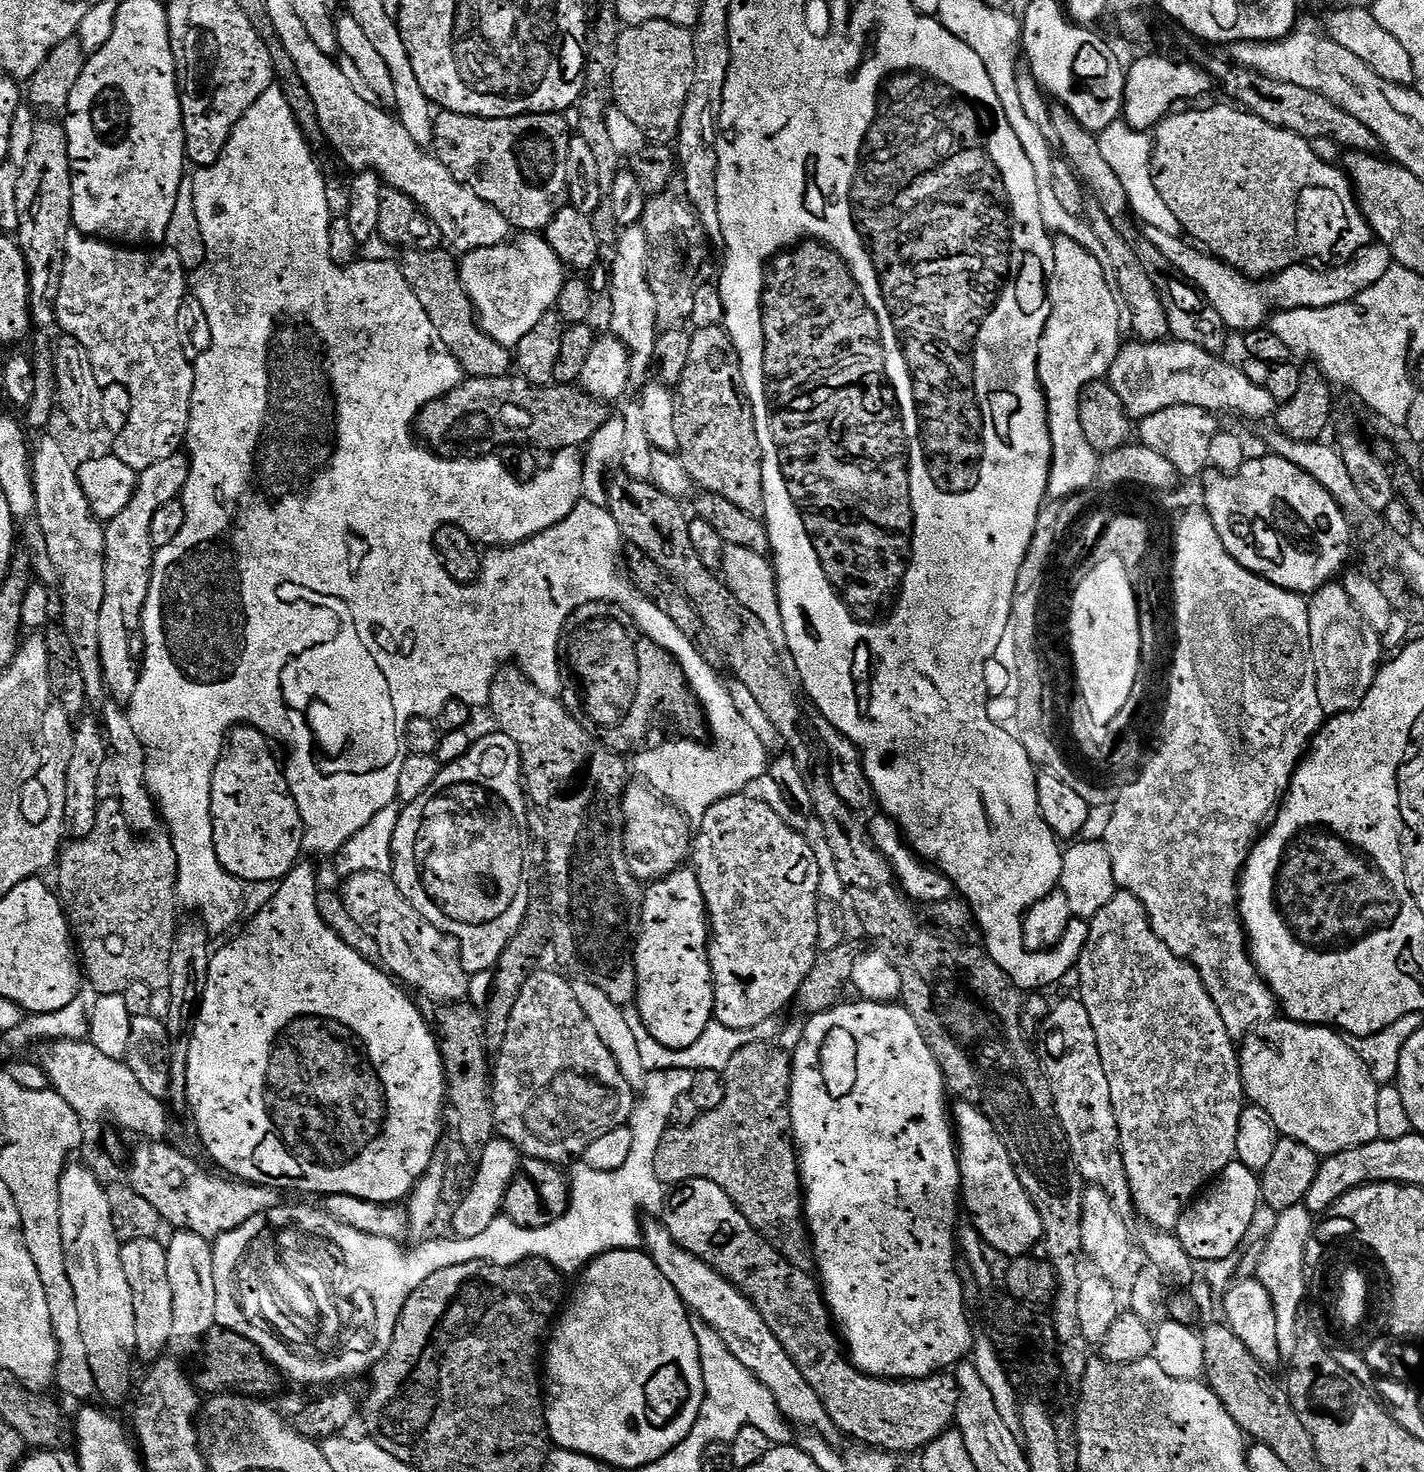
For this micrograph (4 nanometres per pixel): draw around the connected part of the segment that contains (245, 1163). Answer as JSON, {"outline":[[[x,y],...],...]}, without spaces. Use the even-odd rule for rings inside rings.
{"outline":[[[297,863],[290,875],[279,881],[277,888],[280,889],[273,894],[272,901],[249,922],[248,929],[241,936],[233,935],[233,940],[225,948],[217,947],[213,951],[188,1051],[186,1082],[190,1112],[196,1115],[200,1140],[217,1164],[215,1167],[229,1177],[246,1180],[250,1184],[261,1184],[263,1188],[313,1192],[319,1198],[353,1196],[375,1204],[395,1205],[407,1197],[432,1161],[437,1159],[440,1119],[444,1112],[446,1116],[444,1063],[436,1045],[436,1037],[432,1035],[431,1027],[418,1004],[403,992],[405,989],[387,971],[366,962],[362,954],[350,950],[350,946],[346,946],[346,942],[342,942],[342,938],[338,938],[338,934],[334,934],[334,930],[322,922],[316,905],[316,872],[304,863]]]}

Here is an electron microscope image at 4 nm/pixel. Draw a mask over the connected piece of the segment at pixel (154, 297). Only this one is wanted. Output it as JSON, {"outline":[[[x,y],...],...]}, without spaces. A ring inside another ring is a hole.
{"outline":[[[75,230],[66,238],[56,320],[61,329],[73,336],[86,350],[100,385],[121,384],[128,388],[132,396],[130,422],[115,437],[114,454],[137,473],[179,453],[182,448],[180,443],[185,443],[188,435],[188,423],[192,421],[190,410],[196,370],[178,334],[178,310],[182,310],[182,302],[190,292],[190,280],[186,277],[182,259],[169,246],[137,250],[132,246],[117,246]]]}

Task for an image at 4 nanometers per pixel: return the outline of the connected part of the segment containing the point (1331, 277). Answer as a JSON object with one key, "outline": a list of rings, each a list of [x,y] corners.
{"outline":[[[1149,227],[1143,229],[1142,236],[1153,244],[1159,259],[1165,260],[1169,264],[1165,265],[1173,273],[1183,276],[1207,300],[1218,318],[1222,318],[1225,329],[1232,331],[1233,328],[1237,334],[1265,327],[1269,317],[1279,309],[1329,308],[1350,302],[1358,294],[1362,294],[1362,290],[1379,282],[1386,275],[1386,270],[1394,266],[1391,250],[1385,244],[1372,242],[1369,248],[1361,247],[1344,263],[1328,266],[1323,270],[1316,266],[1299,264],[1277,272],[1271,278],[1253,278],[1180,236],[1162,234],[1162,230]]]}

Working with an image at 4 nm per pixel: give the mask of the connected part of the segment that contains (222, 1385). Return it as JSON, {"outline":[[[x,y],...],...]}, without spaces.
{"outline":[[[217,1326],[210,1329],[203,1341],[200,1358],[200,1373],[195,1373],[194,1380],[203,1393],[235,1393],[238,1396],[272,1398],[270,1396],[279,1390],[282,1383],[280,1372],[264,1357],[262,1350],[232,1330]]]}

